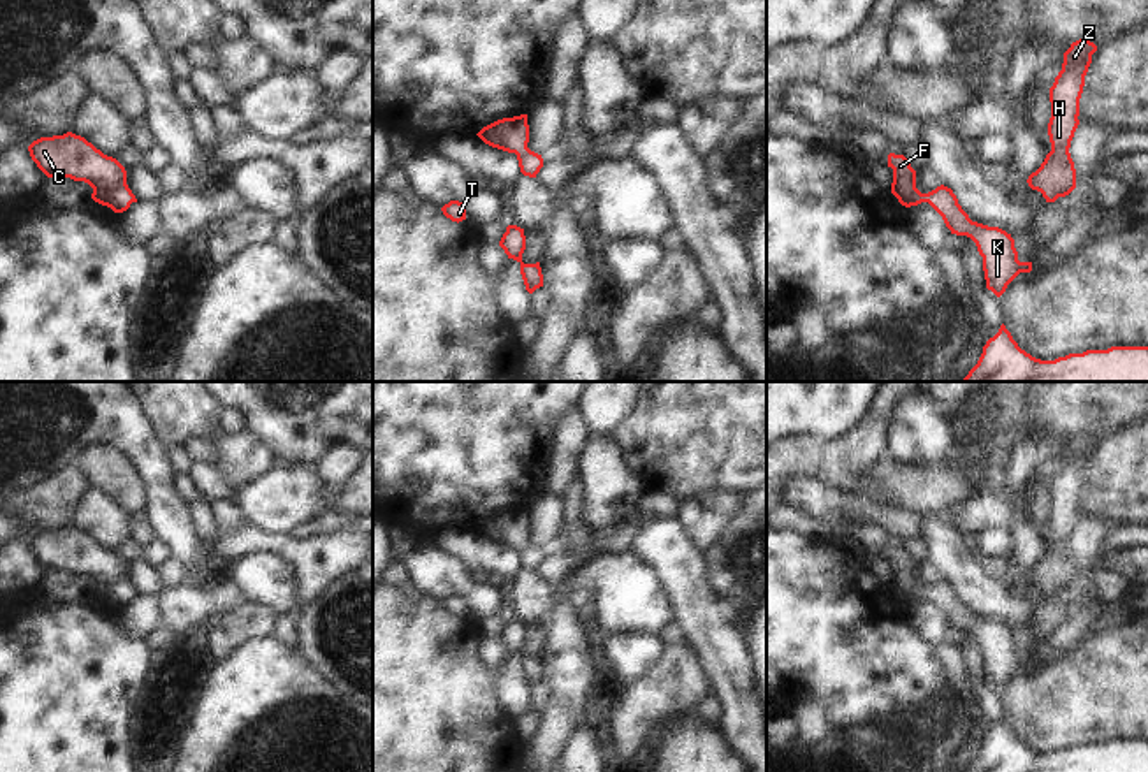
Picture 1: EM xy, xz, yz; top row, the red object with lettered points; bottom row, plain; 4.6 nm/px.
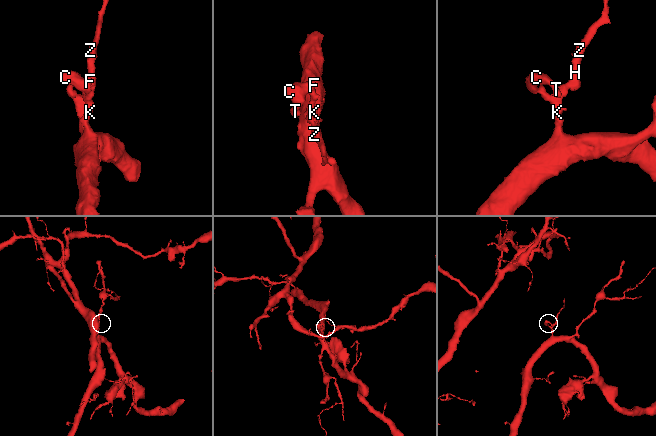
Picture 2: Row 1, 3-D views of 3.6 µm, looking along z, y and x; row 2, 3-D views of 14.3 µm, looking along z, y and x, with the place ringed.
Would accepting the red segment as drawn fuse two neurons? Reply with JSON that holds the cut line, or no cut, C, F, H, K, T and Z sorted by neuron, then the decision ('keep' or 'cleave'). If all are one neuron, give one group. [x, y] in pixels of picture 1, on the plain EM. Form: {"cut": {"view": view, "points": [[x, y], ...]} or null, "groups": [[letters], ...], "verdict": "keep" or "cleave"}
{"cut": null, "groups": [["C", "F", "H", "K", "T", "Z"]], "verdict": "keep"}

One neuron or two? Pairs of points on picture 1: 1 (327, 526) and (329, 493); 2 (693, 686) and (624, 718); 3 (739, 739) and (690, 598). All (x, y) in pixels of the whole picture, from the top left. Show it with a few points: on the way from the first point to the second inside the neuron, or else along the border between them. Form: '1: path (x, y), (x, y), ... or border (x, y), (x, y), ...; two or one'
1: border (324, 510), (333, 512); two
2: path (675, 686), (667, 686), (642, 702); one
3: path (739, 704), (723, 653), (709, 633); one

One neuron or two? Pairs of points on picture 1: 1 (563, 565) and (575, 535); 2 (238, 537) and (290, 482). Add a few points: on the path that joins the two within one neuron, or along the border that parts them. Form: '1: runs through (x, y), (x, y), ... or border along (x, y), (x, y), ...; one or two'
1: border along (602, 547), (588, 540), (566, 551); two
2: border along (250, 524), (285, 537); two

